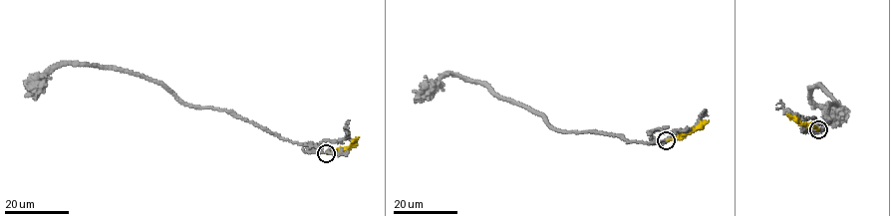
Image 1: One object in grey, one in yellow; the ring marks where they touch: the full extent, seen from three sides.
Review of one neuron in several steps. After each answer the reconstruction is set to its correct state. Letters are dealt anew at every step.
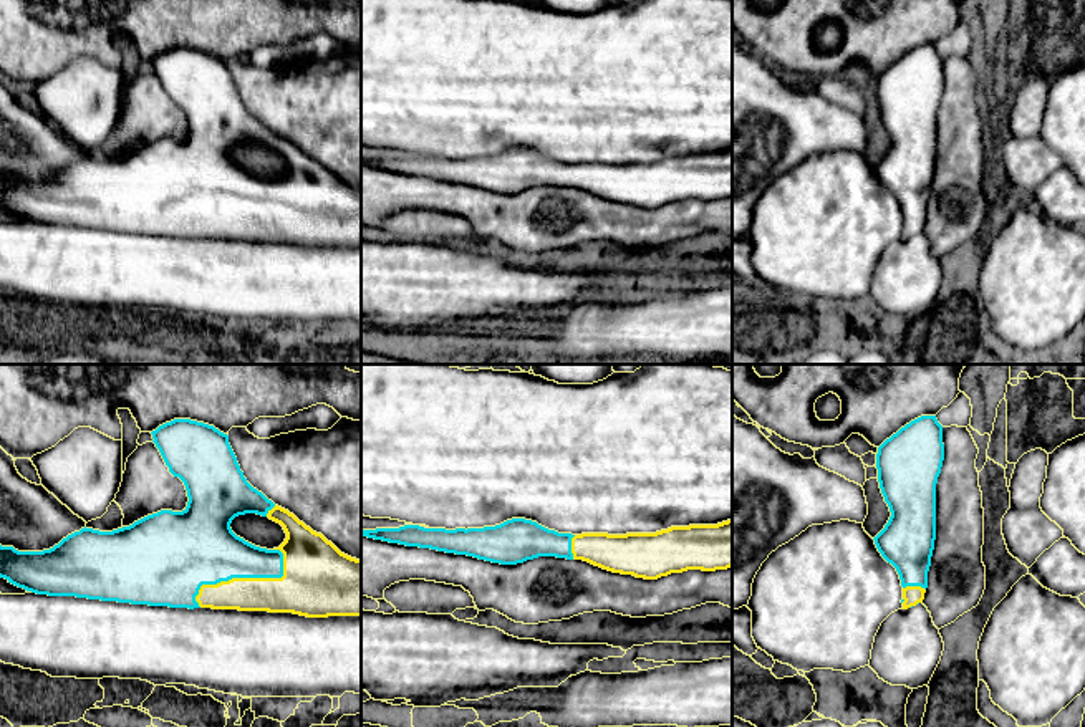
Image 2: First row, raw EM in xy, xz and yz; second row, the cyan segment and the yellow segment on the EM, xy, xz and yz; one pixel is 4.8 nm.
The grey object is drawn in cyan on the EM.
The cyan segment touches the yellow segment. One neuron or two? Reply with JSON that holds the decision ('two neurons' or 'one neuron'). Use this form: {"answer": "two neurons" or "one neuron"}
{"answer": "one neuron"}

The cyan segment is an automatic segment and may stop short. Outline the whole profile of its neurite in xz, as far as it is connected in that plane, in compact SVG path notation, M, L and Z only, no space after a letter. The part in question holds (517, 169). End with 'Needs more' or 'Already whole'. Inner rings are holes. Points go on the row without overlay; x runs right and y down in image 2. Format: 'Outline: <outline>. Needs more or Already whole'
Outline: M512 147L484 157L361 159L361 166L517 194L538 185L583 189L603 199L658 209L687 199L732 195L732 149L717 154L671 156L656 162L558 162L537 151Z. Needs more

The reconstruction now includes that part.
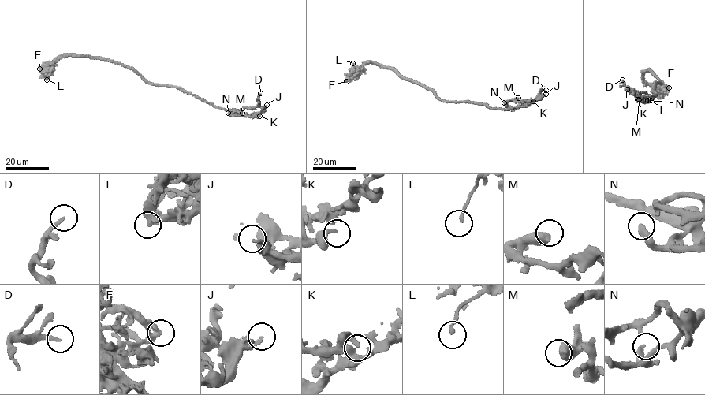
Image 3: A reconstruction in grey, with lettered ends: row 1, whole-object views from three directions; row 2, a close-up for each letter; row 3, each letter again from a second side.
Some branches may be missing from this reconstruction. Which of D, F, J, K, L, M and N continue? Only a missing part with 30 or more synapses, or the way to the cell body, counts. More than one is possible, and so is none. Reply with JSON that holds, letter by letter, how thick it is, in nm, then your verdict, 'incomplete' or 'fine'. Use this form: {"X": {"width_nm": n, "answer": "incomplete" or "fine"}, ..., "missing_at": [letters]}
{"D": {"width_nm": 200, "answer": "fine"}, "F": {"width_nm": 320, "answer": "fine"}, "J": {"width_nm": 200, "answer": "fine"}, "K": {"width_nm": 280, "answer": "fine"}, "L": {"width_nm": 170, "answer": "fine"}, "M": {"width_nm": 550, "answer": "fine"}, "N": {"width_nm": 200, "answer": "fine"}, "missing_at": []}

